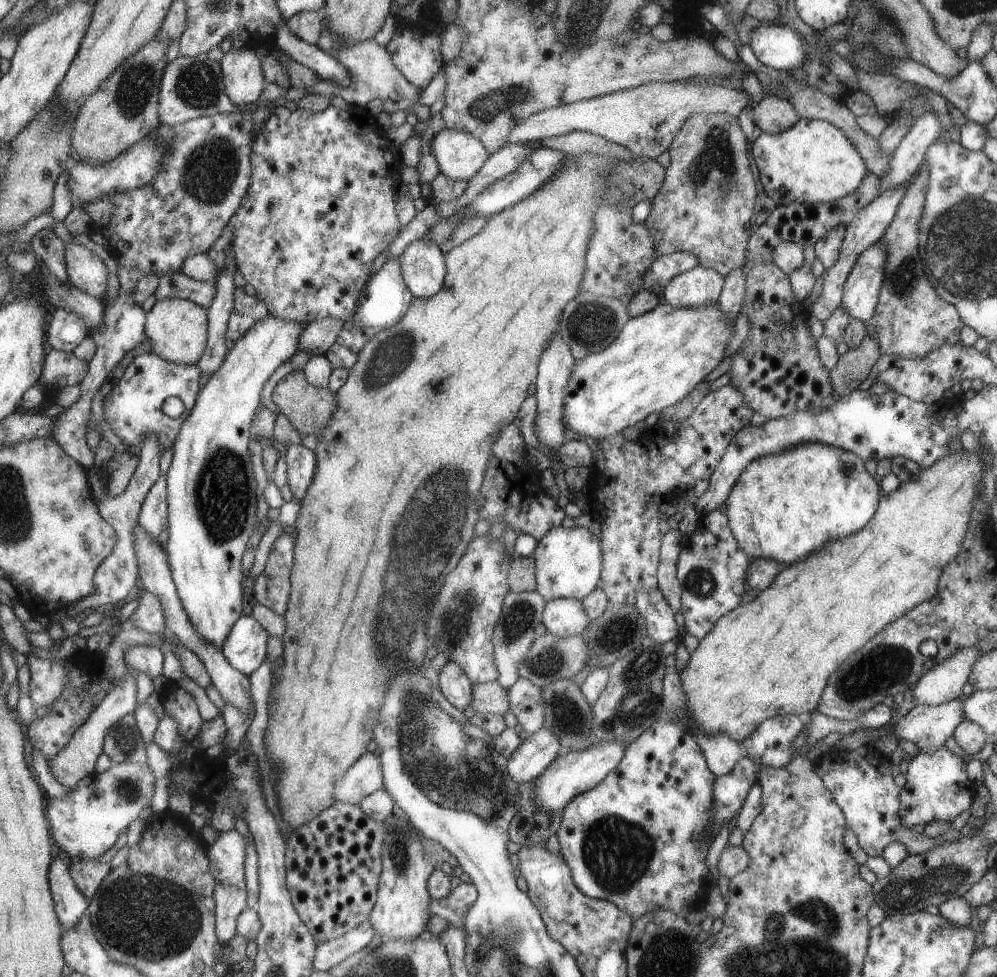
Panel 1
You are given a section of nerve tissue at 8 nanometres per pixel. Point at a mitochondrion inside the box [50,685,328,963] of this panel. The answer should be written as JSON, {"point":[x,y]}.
{"point":[144,914]}

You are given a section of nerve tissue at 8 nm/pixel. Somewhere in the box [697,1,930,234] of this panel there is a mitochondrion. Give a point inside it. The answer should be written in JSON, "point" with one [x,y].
{"point":[876,39]}

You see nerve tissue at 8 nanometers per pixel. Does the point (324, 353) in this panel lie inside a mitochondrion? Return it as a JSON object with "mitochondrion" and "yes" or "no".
{"mitochondrion":"no"}

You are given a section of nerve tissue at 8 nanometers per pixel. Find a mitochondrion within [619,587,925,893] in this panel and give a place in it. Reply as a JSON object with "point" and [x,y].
{"point":[884,667]}

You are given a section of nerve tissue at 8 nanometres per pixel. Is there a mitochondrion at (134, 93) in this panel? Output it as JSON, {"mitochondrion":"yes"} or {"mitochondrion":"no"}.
{"mitochondrion":"yes"}

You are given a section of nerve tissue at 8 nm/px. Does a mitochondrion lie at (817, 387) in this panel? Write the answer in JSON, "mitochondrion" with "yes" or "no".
{"mitochondrion":"no"}

